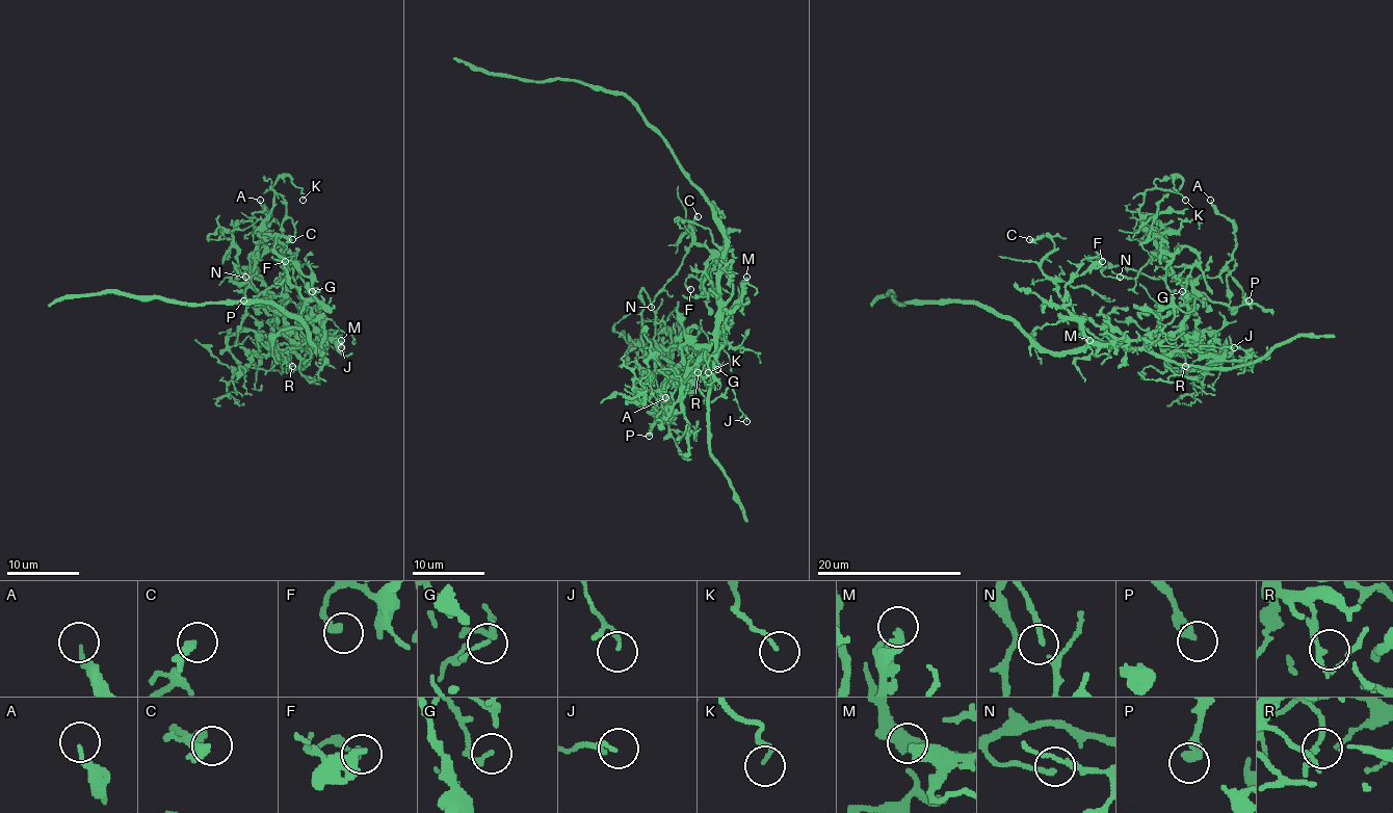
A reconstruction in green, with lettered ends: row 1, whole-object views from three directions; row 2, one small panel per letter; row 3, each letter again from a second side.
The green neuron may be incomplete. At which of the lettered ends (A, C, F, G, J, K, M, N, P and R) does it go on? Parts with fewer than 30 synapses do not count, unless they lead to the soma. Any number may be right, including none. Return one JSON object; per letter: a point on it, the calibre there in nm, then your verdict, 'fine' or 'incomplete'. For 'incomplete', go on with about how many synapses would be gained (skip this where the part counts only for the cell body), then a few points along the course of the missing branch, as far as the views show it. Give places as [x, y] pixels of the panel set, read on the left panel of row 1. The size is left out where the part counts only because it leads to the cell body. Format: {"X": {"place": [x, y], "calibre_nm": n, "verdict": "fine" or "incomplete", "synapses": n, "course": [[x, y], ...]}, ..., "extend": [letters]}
{"A": {"place": [260, 200], "calibre_nm": 150, "verdict": "fine"}, "C": {"place": [292, 239], "calibre_nm": 200, "verdict": "fine"}, "F": {"place": [285, 261], "calibre_nm": 280, "verdict": "fine"}, "G": {"place": [312, 291], "calibre_nm": 150, "verdict": "fine"}, "J": {"place": [341, 347], "calibre_nm": 140, "verdict": "fine"}, "K": {"place": [303, 200], "calibre_nm": 120, "verdict": "fine"}, "M": {"place": [341, 340], "calibre_nm": 300, "verdict": "fine"}, "N": {"place": [245, 277], "calibre_nm": 120, "verdict": "fine"}, "P": {"place": [243, 300], "calibre_nm": 240, "verdict": "fine"}, "R": {"place": [292, 366], "calibre_nm": 170, "verdict": "fine"}, "extend": []}

